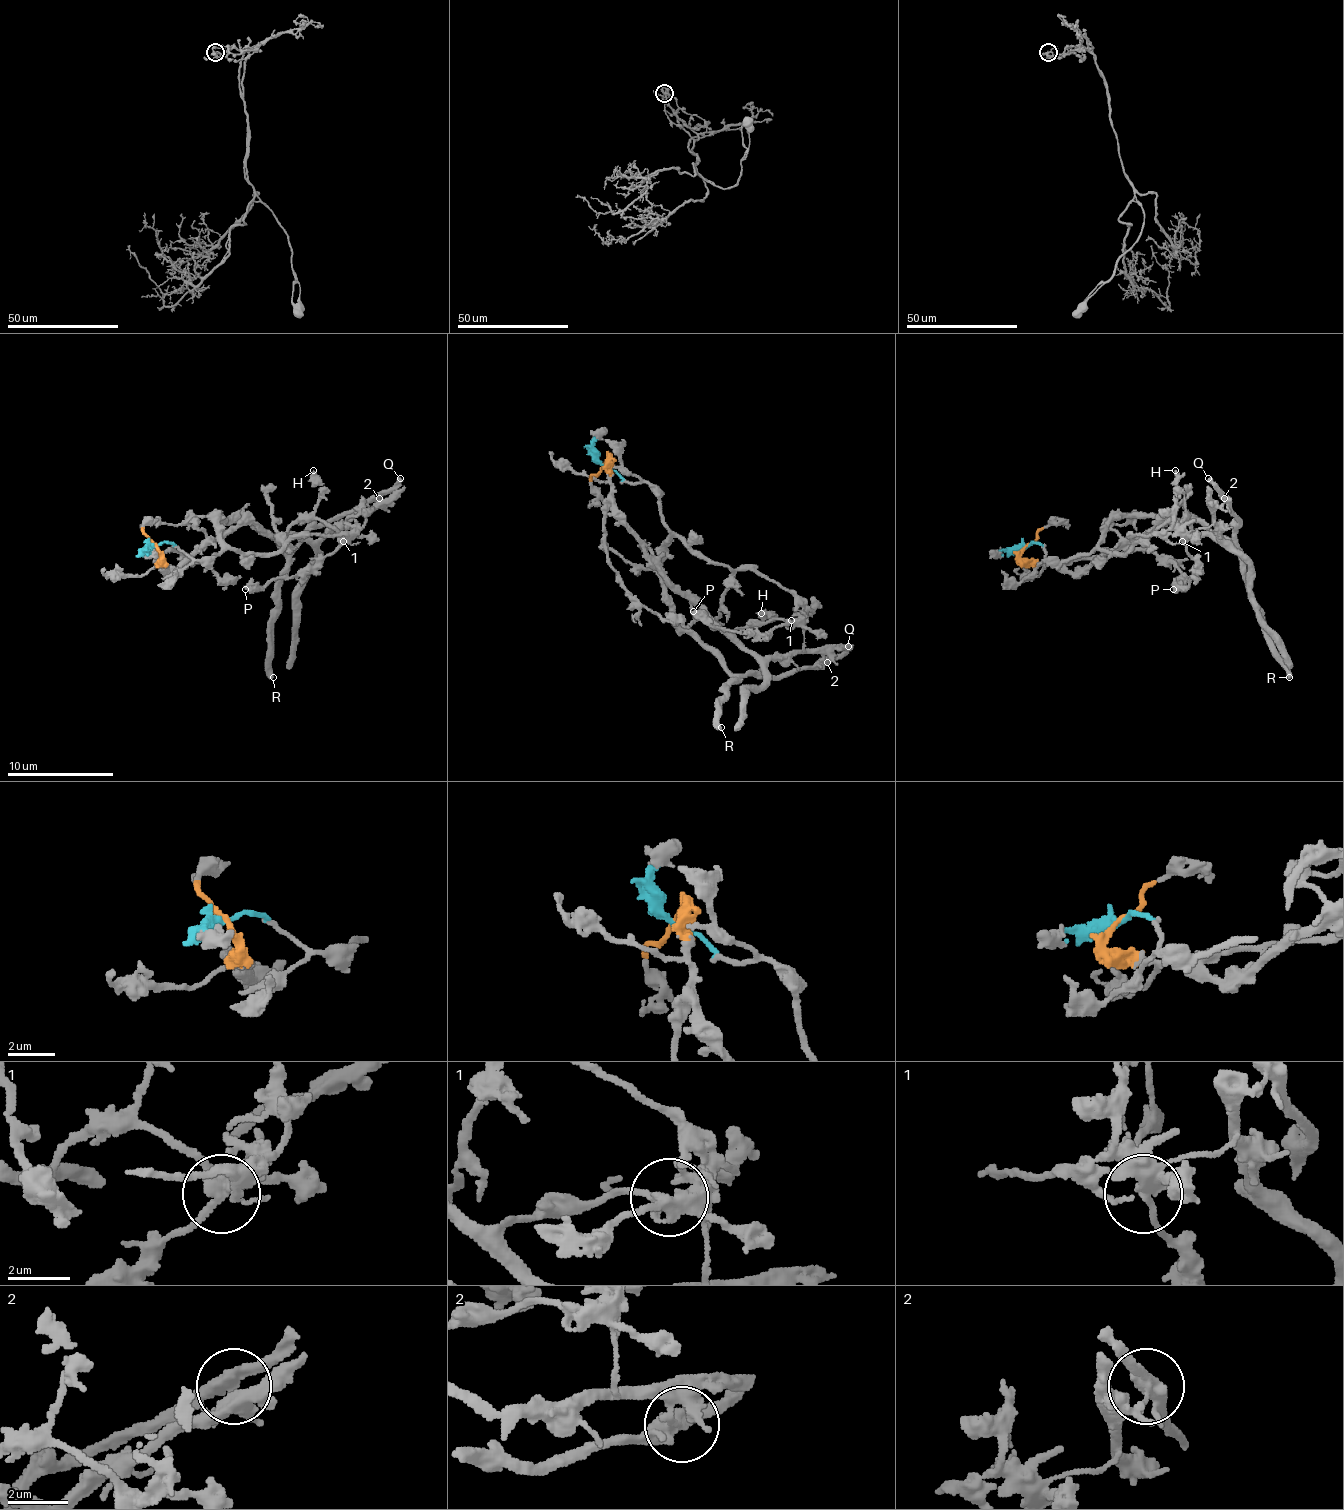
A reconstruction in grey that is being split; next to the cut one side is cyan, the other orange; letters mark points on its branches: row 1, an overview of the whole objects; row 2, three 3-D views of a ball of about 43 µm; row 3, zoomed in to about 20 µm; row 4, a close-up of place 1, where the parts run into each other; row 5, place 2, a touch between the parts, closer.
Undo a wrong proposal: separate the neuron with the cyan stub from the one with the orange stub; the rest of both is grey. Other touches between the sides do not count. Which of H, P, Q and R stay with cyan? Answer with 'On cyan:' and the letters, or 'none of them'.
On cyan: P, Q, R

